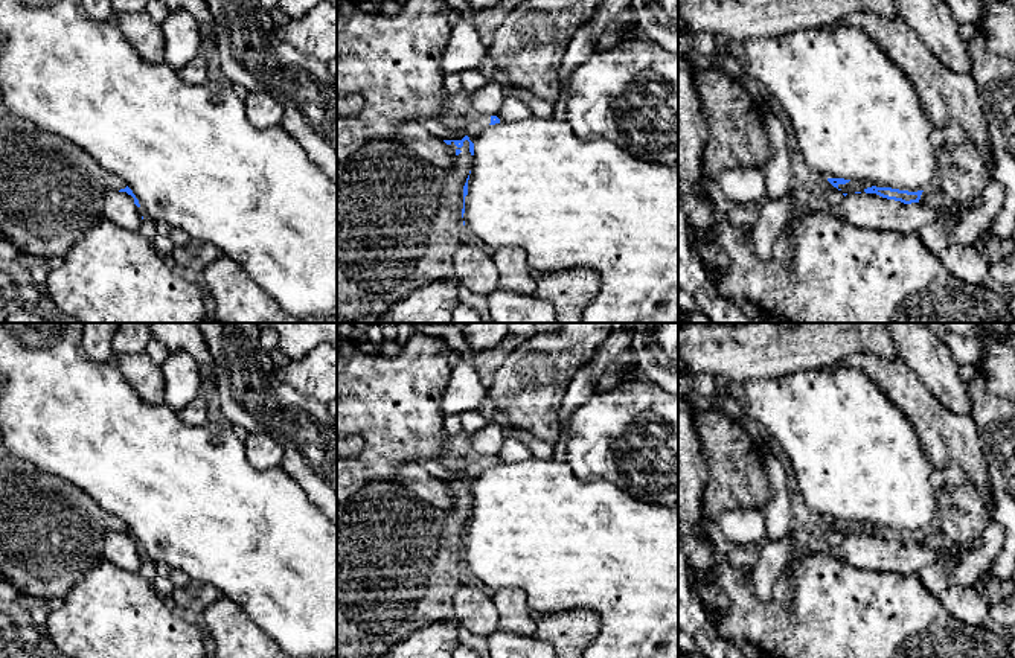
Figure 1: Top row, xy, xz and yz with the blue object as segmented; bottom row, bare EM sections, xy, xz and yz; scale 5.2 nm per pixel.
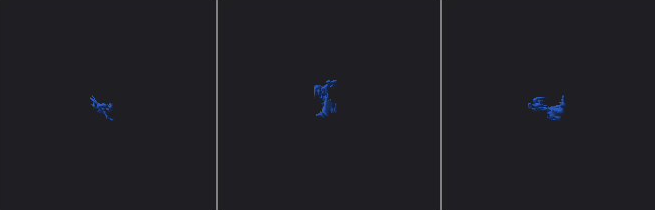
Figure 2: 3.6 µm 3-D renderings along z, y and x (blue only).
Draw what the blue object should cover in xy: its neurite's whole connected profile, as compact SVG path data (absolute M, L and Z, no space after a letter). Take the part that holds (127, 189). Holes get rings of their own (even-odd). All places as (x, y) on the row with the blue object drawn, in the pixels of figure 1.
M0 93L0 233L20 253L44 259L64 257L85 232L104 218L104 204L108 192L126 192L140 207L128 184L116 174L98 164L82 148L73 142L37 128L11 113Z

